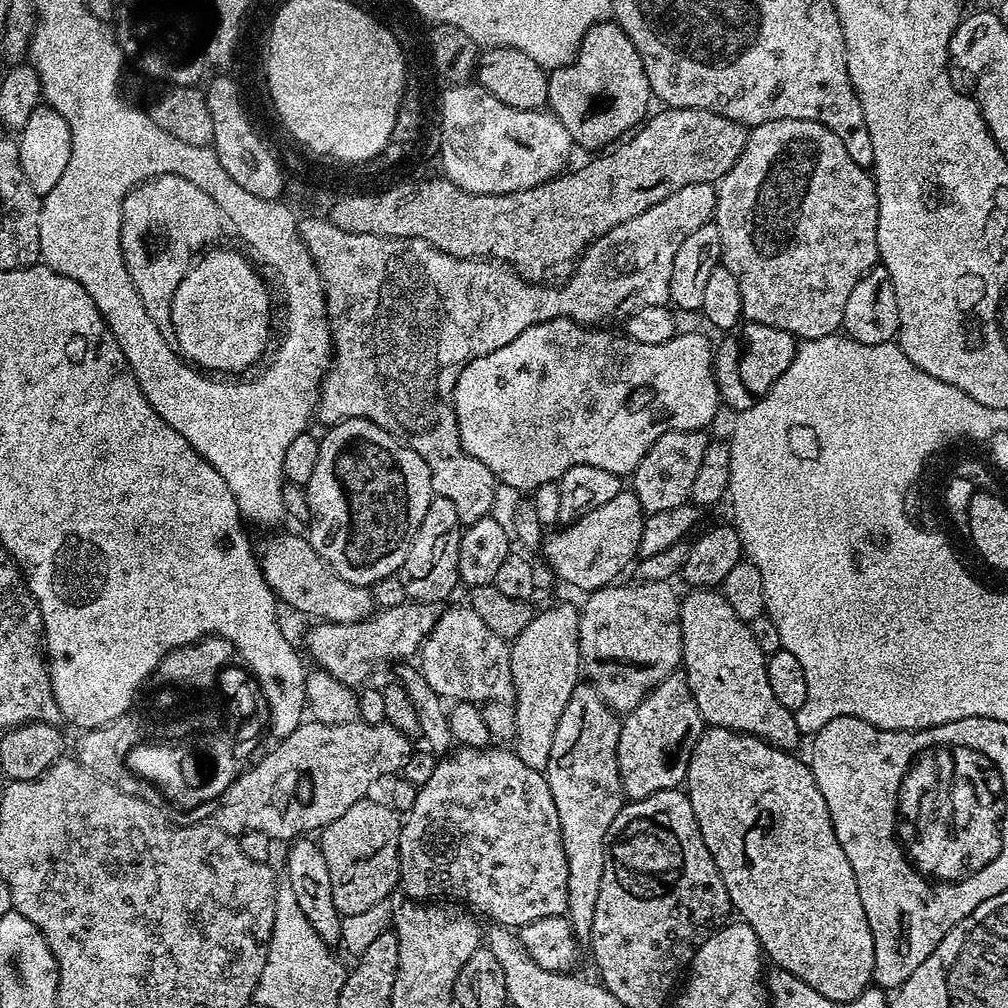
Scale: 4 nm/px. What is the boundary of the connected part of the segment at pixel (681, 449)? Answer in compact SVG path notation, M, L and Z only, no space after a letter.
M674 430L670 434L662 434L662 438L658 438L658 442L650 446L650 450L646 450L642 462L638 462L638 466L630 473L630 491L638 498L645 513L674 510L689 503L690 486L694 486L702 454L706 454L706 446L710 442L708 434L704 430Z

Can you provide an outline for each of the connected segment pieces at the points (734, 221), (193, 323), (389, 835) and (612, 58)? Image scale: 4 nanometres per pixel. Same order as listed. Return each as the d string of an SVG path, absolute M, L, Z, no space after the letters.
M775 120L765 124L757 124L748 133L748 141L734 166L718 182L716 188L716 211L714 213L716 229L720 231L720 259L722 267L734 274L734 282L738 282L738 294L742 294L742 316L749 324L761 324L778 330L786 330L796 337L797 341L817 340L837 335L841 331L846 314L846 301L850 299L854 286L872 268L877 267L880 259L878 250L878 194L876 181L869 169L858 166L850 154L846 154L846 146L826 126L809 120Z
M213 247L210 256L195 261L194 270L181 278L180 285L174 290L173 300L170 302L170 321L176 335L175 347L185 361L191 362L197 369L207 370L212 374L244 374L251 364L259 362L264 351L265 353L269 351L272 300L268 297L268 288L264 285L263 278L252 269L253 261L247 255L239 256L228 248L220 247Z
M365 798L354 802L342 818L330 822L319 833L318 843L322 850L322 858L326 858L326 870L330 870L330 890L334 894L334 906L341 916L358 914L361 910L374 906L374 902L389 899L397 891L400 882L400 845L401 817L395 808L387 803L379 804L373 798Z
M614 22L590 26L576 57L548 72L547 107L566 126L573 145L579 147L581 144L584 148L604 150L615 145L649 115L648 103L653 100L642 58L638 58L634 42Z

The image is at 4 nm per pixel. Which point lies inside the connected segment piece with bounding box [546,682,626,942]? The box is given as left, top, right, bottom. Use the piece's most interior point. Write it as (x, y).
(582, 773)

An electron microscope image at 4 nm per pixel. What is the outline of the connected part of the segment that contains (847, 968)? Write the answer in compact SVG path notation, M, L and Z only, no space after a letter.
M705 727L698 738L688 763L686 791L690 798L690 806L694 806L694 818L698 818L698 830L702 830L702 838L706 842L706 850L714 858L714 866L718 866L718 874L722 874L722 882L726 882L726 894L730 898L735 915L754 930L763 955L773 965L785 968L794 974L803 984L818 990L828 1000L846 1002L858 998L864 989L873 983L874 977L874 938L866 918L866 910L862 910L862 894L858 894L858 882L854 878L854 870L850 870L850 858L838 846L838 838L834 834L834 822L830 818L830 810L826 806L826 798L822 798L822 790L818 790L818 782L814 782L814 774L807 763L804 764L791 751L776 748L756 736L747 736L745 732L735 732L729 728Z

